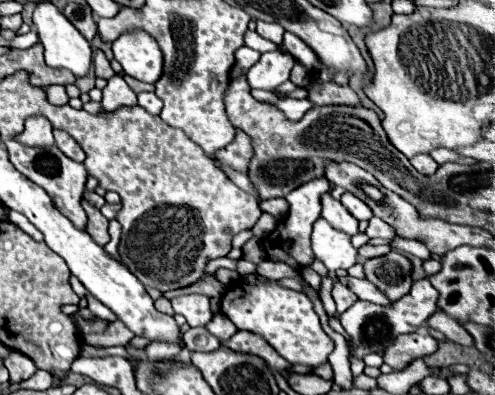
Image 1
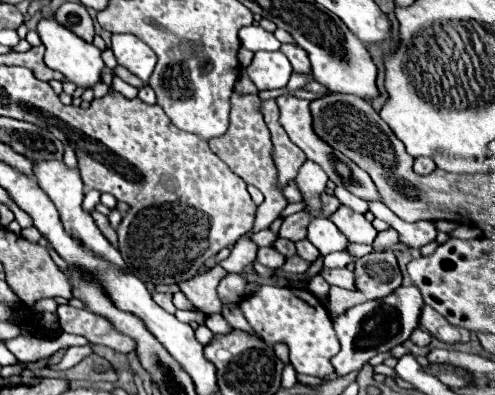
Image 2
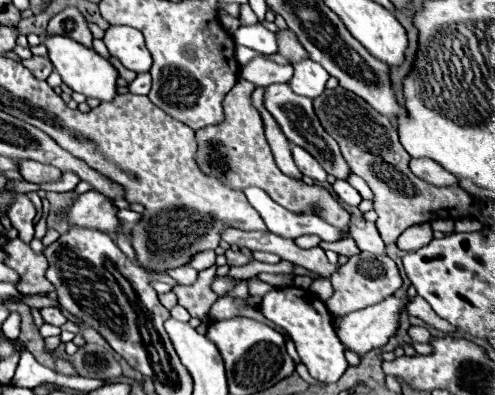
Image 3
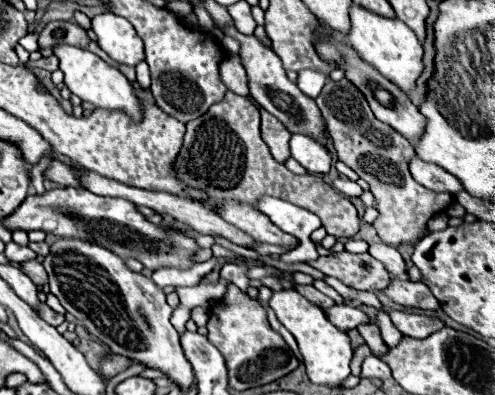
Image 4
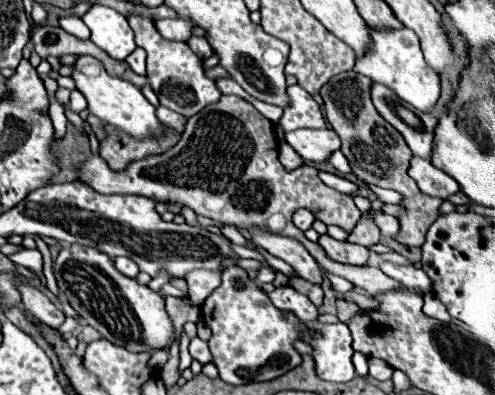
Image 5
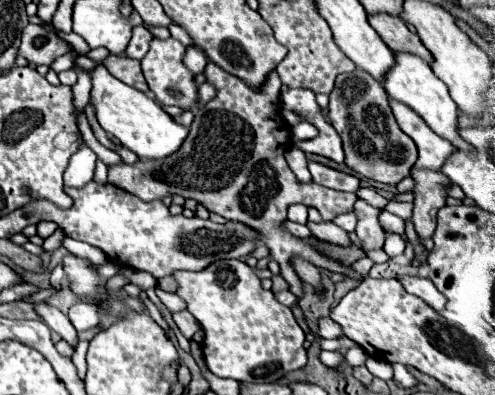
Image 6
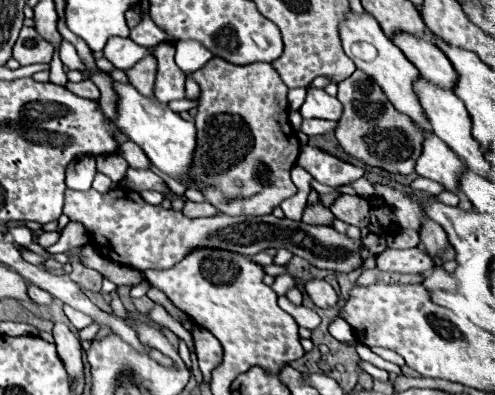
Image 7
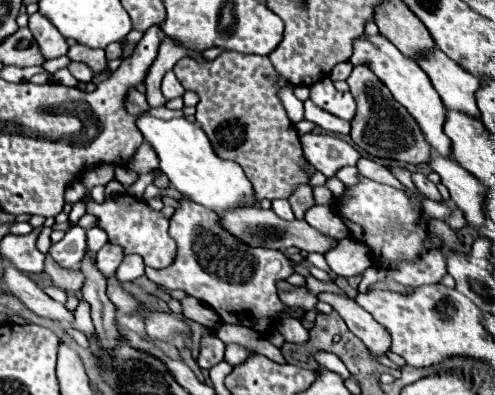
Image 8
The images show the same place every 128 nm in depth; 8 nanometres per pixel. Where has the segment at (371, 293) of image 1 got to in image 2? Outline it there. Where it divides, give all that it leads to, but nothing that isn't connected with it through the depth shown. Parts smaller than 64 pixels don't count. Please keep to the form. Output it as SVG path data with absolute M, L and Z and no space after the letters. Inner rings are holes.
M340 268L340 270L326 270L322 276L324 276L324 280L326 280L328 284L340 286L340 288L352 288L352 290L356 290L354 274L352 274L348 268Z

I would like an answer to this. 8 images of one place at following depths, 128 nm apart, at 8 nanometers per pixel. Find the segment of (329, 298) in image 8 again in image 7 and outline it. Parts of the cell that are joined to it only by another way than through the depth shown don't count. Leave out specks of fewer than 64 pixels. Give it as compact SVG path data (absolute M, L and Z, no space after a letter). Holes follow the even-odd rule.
M312 278L306 282L306 292L318 308L330 308L330 306L336 306L338 302L338 294L334 292L334 288L328 282L318 278Z

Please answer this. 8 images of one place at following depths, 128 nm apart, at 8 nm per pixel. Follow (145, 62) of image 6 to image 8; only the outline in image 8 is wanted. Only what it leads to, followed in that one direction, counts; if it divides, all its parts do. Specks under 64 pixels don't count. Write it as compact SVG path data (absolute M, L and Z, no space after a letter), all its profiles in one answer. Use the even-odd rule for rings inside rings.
M166 72L164 80L162 80L162 94L166 100L172 100L172 98L178 98L184 94L184 88L182 84L176 80L174 72Z

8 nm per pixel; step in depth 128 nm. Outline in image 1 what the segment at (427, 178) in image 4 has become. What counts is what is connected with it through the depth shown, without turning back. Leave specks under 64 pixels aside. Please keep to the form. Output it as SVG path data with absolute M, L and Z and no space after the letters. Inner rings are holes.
M416 154L410 158L410 164L420 172L420 174L426 174L426 176L432 176L436 170L438 170L438 164L428 156L428 154Z

